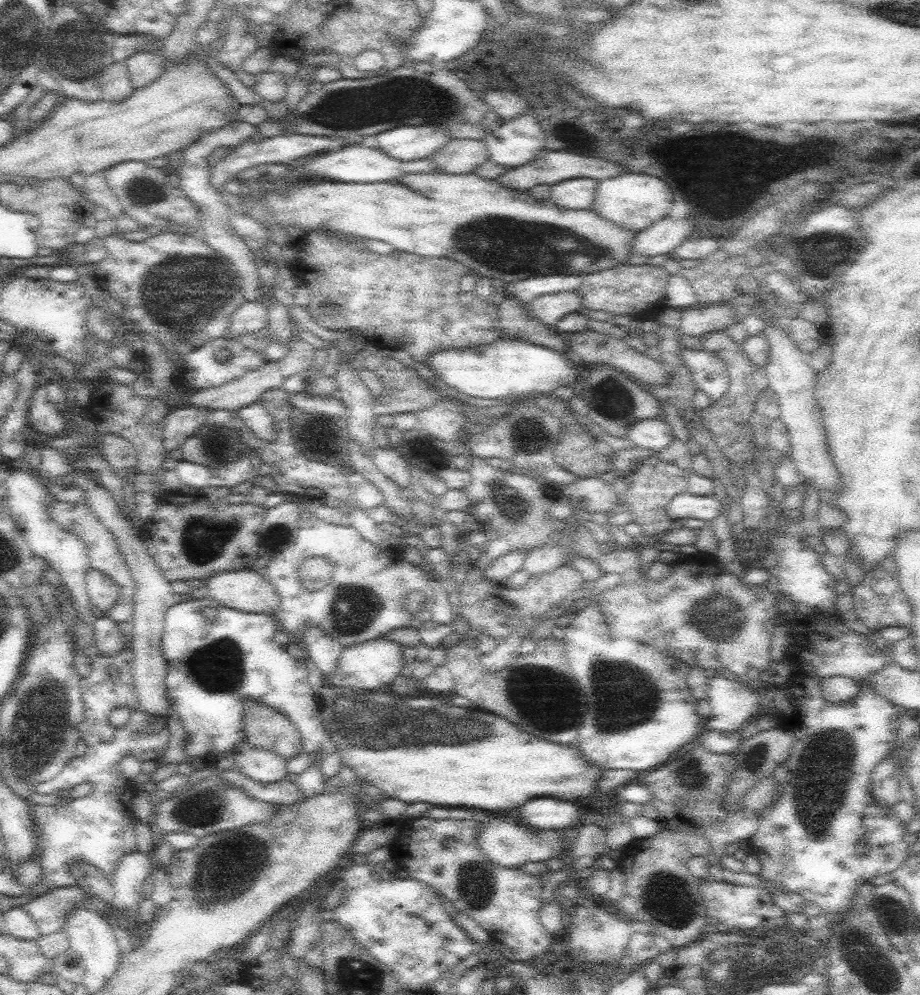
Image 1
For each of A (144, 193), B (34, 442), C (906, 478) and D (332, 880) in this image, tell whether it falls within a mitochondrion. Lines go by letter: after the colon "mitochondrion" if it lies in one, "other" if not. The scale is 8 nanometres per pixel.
A: mitochondrion
B: other
C: mitochondrion
D: other

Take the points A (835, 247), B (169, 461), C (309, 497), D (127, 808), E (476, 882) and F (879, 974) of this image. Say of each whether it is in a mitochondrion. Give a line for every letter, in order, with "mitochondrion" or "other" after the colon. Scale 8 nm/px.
A: mitochondrion
B: other
C: other
D: other
E: mitochondrion
F: mitochondrion

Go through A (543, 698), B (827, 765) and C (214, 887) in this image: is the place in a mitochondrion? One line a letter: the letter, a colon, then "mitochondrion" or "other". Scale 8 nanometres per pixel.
A: mitochondrion
B: mitochondrion
C: mitochondrion

